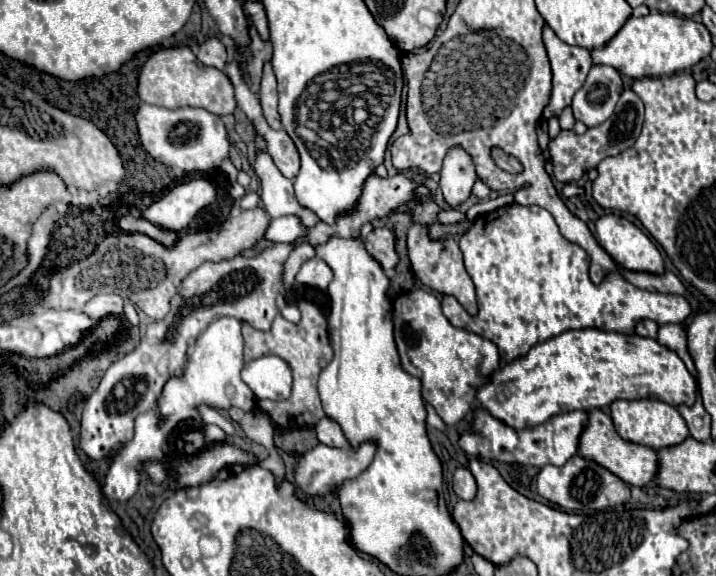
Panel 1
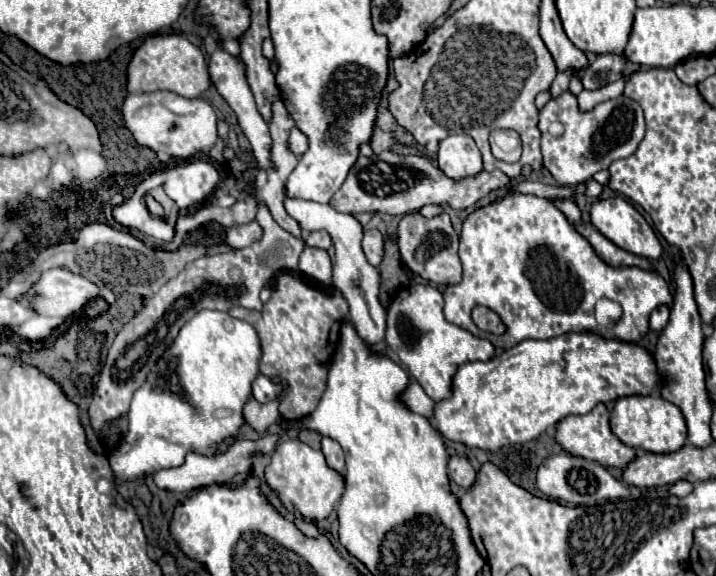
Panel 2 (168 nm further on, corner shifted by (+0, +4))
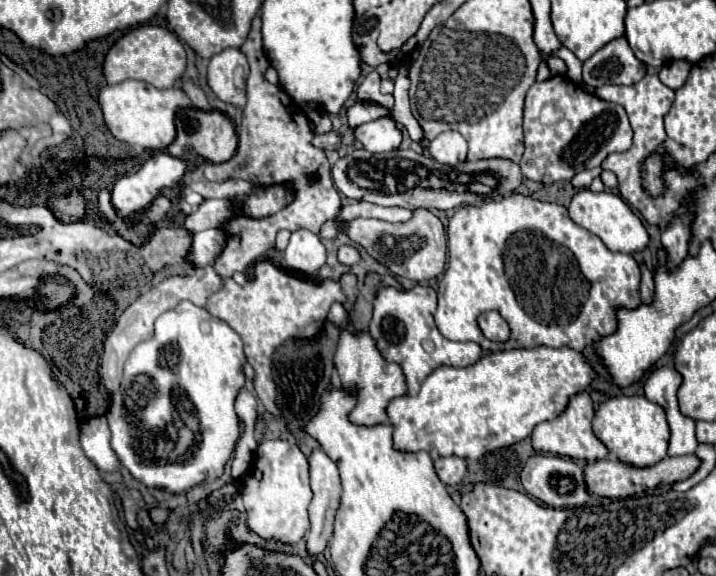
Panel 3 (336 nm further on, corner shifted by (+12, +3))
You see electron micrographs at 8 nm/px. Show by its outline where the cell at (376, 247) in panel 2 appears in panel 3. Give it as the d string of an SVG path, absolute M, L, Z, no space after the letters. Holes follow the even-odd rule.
M342 245L342 247L338 249L338 261L340 261L342 265L356 265L356 263L360 261L360 255L358 255L356 247L352 247L352 245Z

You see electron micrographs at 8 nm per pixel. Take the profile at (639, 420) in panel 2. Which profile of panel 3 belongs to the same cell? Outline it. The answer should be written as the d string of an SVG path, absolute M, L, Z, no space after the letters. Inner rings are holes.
M620 395L604 401L592 419L592 427L594 435L608 447L608 451L626 465L650 467L666 457L668 421L664 419L664 411L646 397Z

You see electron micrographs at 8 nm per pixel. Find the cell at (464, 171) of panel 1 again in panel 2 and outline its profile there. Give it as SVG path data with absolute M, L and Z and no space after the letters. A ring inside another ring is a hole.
M454 134L440 142L438 166L450 180L460 182L482 172L482 156L472 138L466 134Z

